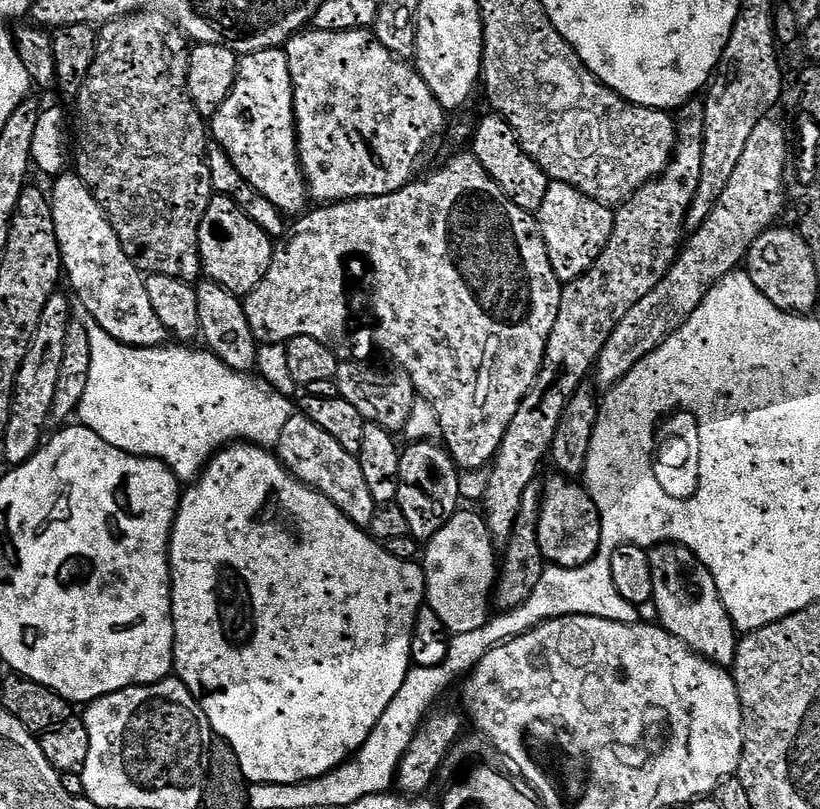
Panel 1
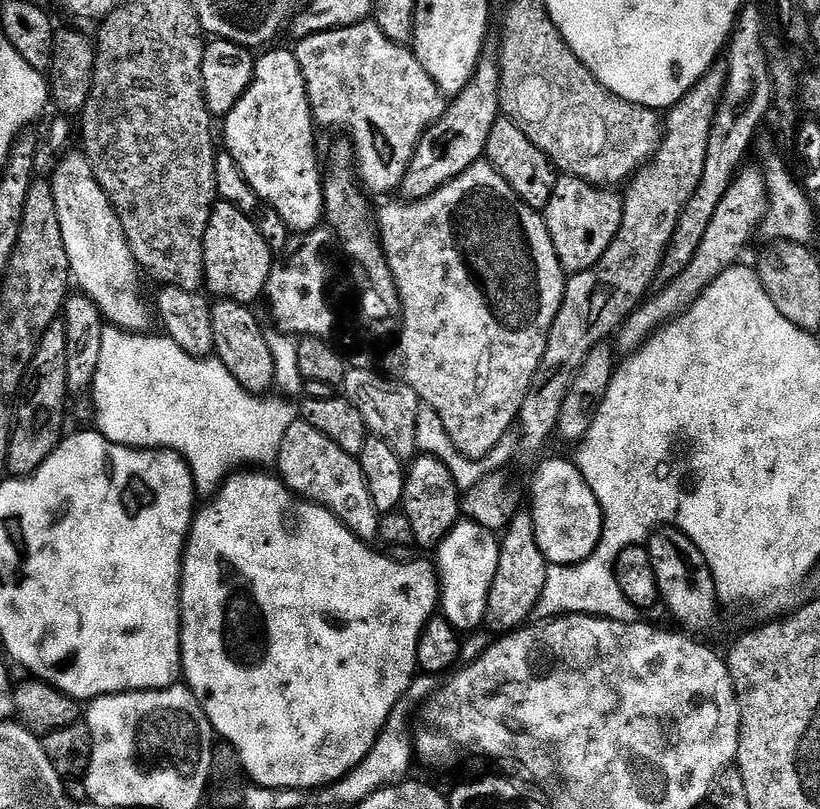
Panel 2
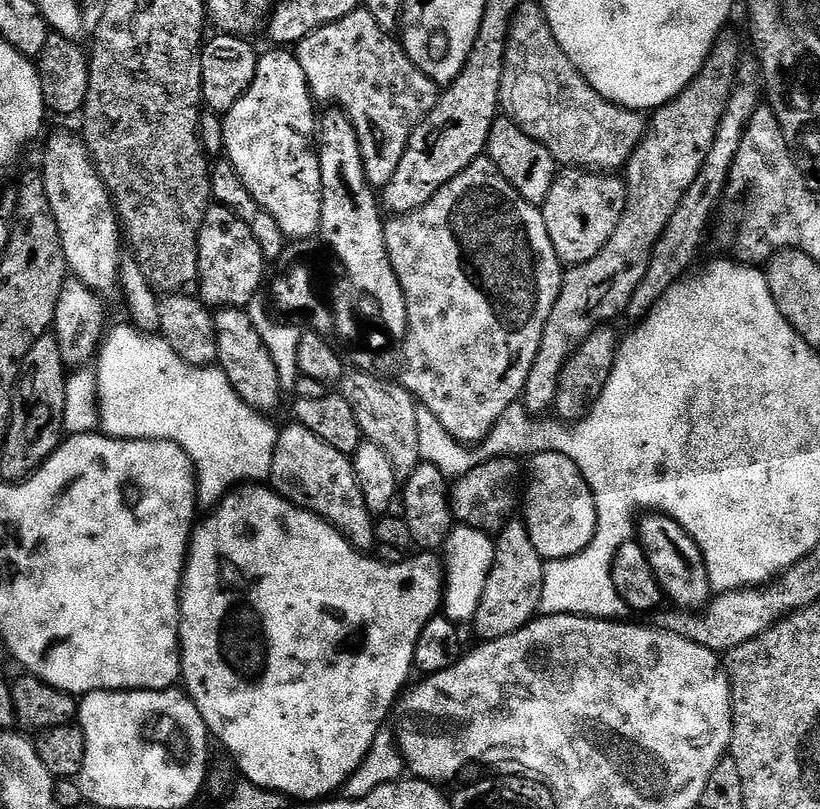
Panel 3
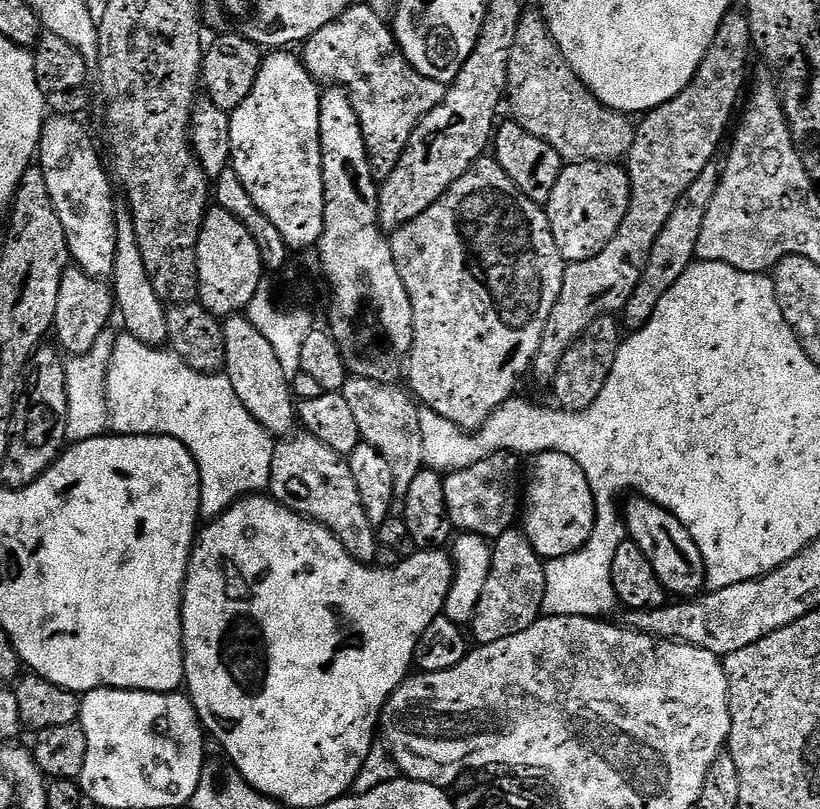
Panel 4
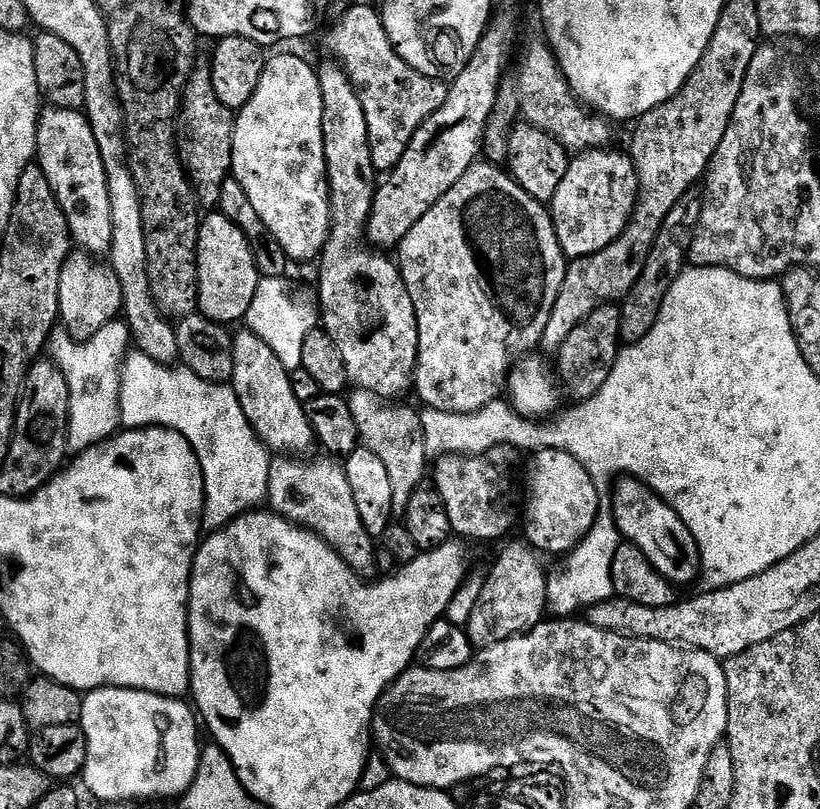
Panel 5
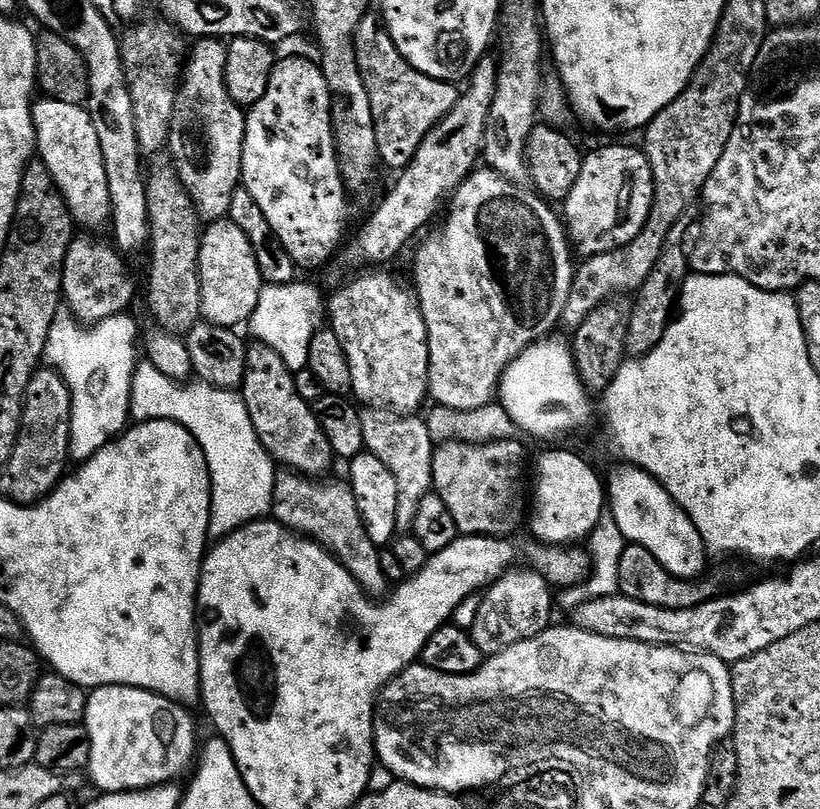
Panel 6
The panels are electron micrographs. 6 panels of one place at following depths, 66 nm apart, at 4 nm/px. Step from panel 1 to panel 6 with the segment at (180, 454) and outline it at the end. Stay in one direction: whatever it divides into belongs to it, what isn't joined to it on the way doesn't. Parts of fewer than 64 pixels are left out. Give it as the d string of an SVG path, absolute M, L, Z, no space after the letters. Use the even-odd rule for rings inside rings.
M137 363L136 372L132 375L130 416L136 422L173 420L194 434L198 446L202 446L202 454L206 454L212 479L212 513L208 534L213 541L219 542L244 524L271 513L278 464L264 449L239 391L215 388L213 384L203 382L190 383L172 380L153 364Z

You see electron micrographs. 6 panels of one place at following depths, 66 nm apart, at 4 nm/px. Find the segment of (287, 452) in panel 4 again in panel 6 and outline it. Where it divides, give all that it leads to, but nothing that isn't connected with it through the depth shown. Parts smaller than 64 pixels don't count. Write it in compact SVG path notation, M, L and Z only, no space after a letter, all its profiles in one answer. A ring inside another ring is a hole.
M296 470L281 471L274 486L271 515L285 528L297 534L307 534L317 544L327 548L365 592L378 594L376 592L382 588L387 589L389 584L384 577L384 564L380 561L381 549L370 542L370 534L366 534L351 484L343 479L318 479L322 478L313 478Z

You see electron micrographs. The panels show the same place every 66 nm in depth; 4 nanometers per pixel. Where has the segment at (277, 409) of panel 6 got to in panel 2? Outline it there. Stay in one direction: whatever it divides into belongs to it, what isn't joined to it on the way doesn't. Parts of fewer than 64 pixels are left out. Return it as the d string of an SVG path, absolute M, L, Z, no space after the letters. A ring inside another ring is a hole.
M217 299L215 303L208 309L215 359L220 360L222 366L226 366L230 374L234 374L234 378L238 378L238 382L247 392L267 393L273 387L276 371L265 329L260 329L251 307L233 300Z

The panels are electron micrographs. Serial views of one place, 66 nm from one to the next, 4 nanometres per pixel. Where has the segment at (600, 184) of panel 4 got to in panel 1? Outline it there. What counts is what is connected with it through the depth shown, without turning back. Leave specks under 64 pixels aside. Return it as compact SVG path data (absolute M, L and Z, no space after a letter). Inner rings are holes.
M549 183L546 199L542 201L538 213L538 223L550 254L550 266L554 266L554 274L562 282L577 280L586 274L602 254L606 242L610 242L615 221L616 212L609 205L600 204L569 184Z

